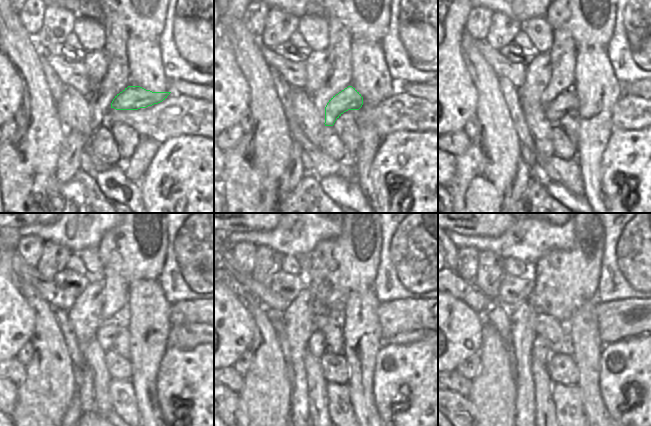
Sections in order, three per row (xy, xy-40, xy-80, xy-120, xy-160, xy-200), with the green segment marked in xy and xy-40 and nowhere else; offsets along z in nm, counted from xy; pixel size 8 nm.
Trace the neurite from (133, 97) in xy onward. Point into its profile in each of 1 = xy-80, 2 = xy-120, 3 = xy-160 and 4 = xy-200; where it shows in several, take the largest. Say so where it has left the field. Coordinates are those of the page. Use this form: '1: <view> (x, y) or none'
1: xy-80 (556, 109)
2: xy-120 (110, 328)
3: xy-160 (316, 345)
4: xy-200 (540, 347)

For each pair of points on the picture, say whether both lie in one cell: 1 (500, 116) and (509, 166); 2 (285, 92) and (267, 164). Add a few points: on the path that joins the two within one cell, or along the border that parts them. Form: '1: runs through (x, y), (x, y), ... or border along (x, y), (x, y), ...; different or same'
1: runs through (500, 128), (500, 154); same
2: border along (273, 84), (289, 128); different

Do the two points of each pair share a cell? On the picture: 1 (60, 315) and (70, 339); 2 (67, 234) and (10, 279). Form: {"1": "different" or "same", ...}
{"1": "same", "2": "different"}

